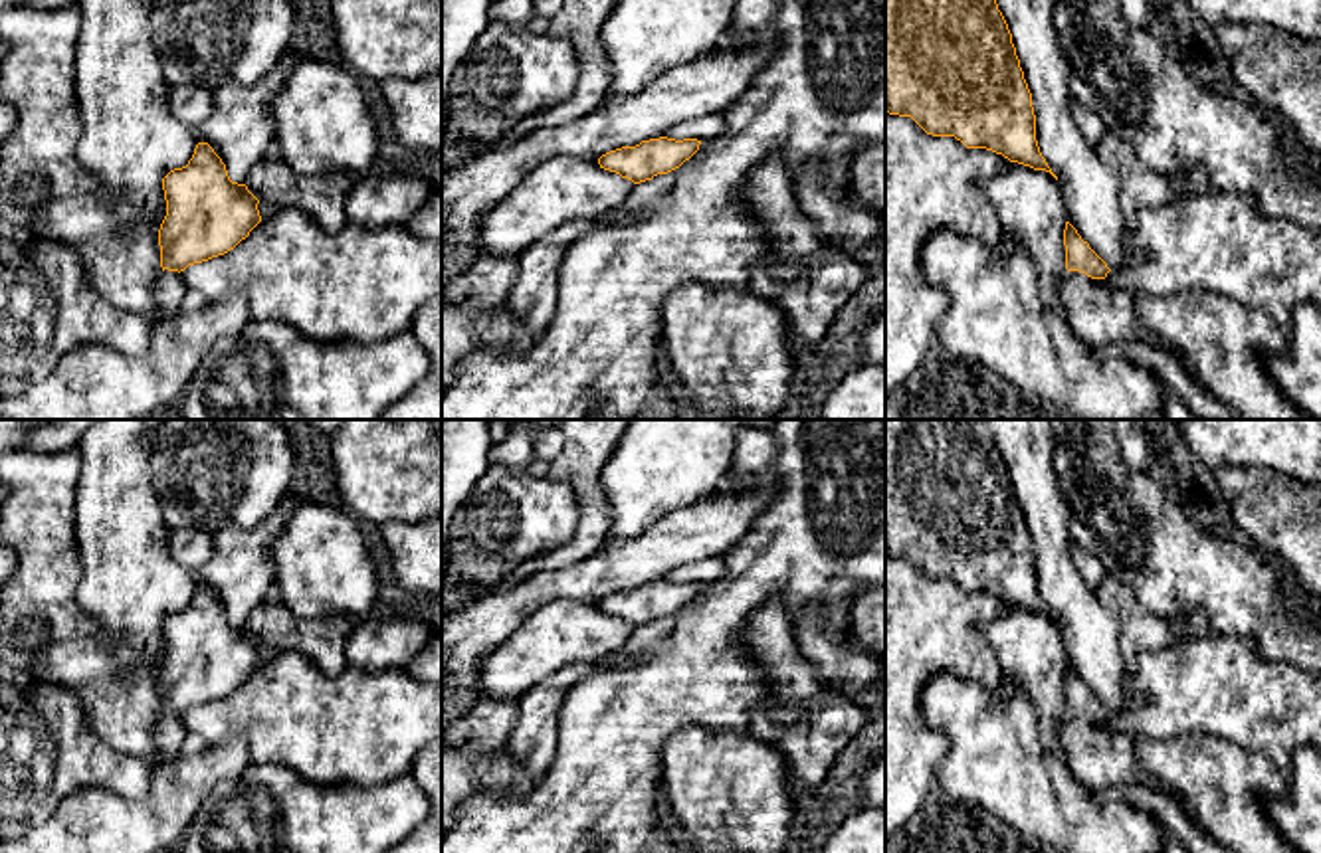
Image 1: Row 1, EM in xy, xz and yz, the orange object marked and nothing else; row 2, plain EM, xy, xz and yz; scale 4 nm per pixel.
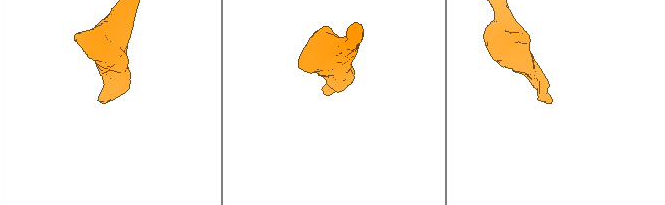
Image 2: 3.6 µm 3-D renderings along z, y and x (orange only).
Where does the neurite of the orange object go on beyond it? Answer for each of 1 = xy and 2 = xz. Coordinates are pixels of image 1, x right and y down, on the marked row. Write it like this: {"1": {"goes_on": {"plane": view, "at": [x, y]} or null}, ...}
{"1": {"goes_on": null}, "2": {"goes_on": null}}

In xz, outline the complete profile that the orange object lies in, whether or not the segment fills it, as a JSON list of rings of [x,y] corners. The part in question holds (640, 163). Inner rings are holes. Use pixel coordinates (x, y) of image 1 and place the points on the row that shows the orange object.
[[[650,139],[636,146],[622,146],[598,158],[600,168],[620,174],[634,184],[652,180],[679,168],[699,150],[697,139]]]

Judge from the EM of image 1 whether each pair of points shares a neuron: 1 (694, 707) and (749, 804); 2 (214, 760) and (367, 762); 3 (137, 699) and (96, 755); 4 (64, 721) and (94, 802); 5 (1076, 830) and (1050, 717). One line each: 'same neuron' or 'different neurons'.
1: different neurons
2: different neurons
3: different neurons
4: different neurons
5: different neurons

